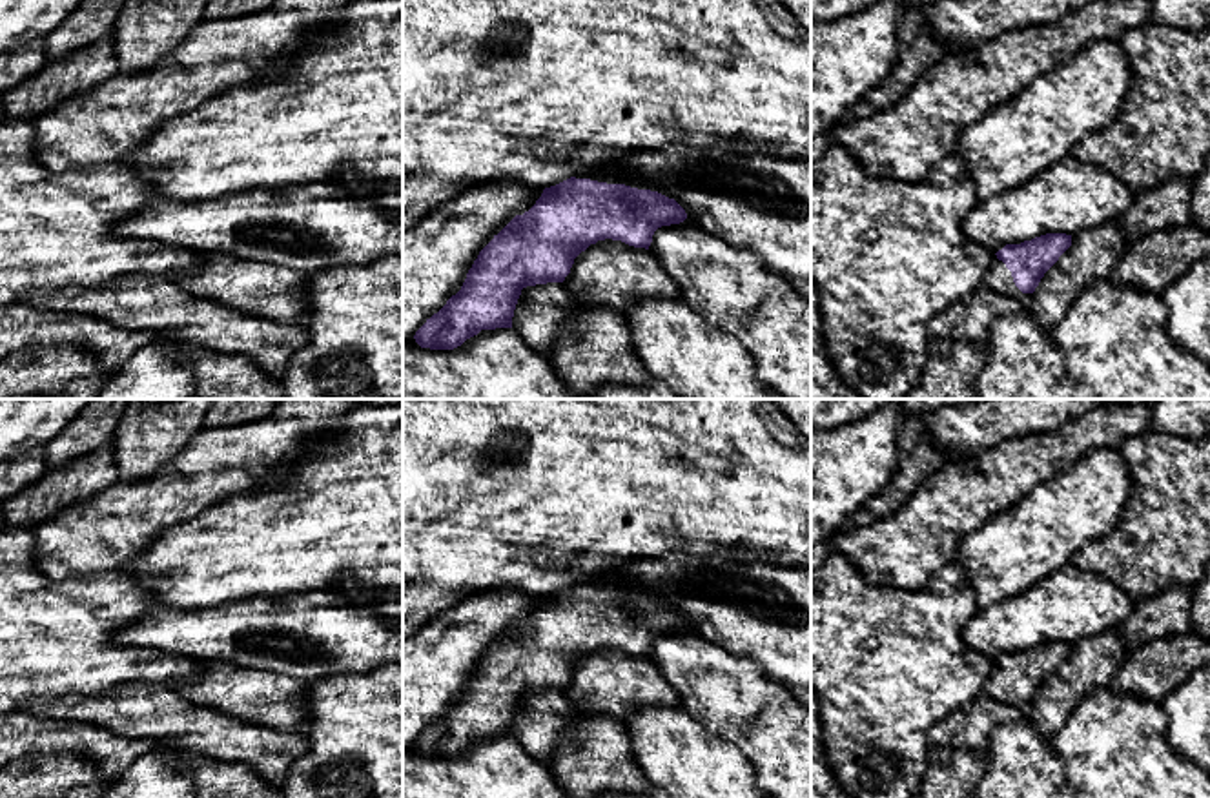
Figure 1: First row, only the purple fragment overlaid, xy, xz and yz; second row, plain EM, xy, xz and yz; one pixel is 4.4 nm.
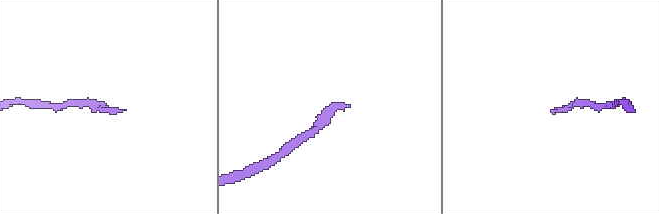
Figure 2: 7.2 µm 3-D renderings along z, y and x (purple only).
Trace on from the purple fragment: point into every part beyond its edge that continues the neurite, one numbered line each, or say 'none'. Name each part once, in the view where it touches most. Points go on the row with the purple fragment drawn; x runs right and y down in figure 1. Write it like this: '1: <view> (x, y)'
1: yz (999, 279)

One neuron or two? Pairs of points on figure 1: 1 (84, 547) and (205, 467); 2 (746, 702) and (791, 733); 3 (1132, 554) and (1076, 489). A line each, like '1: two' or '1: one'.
1: one
2: one
3: two

